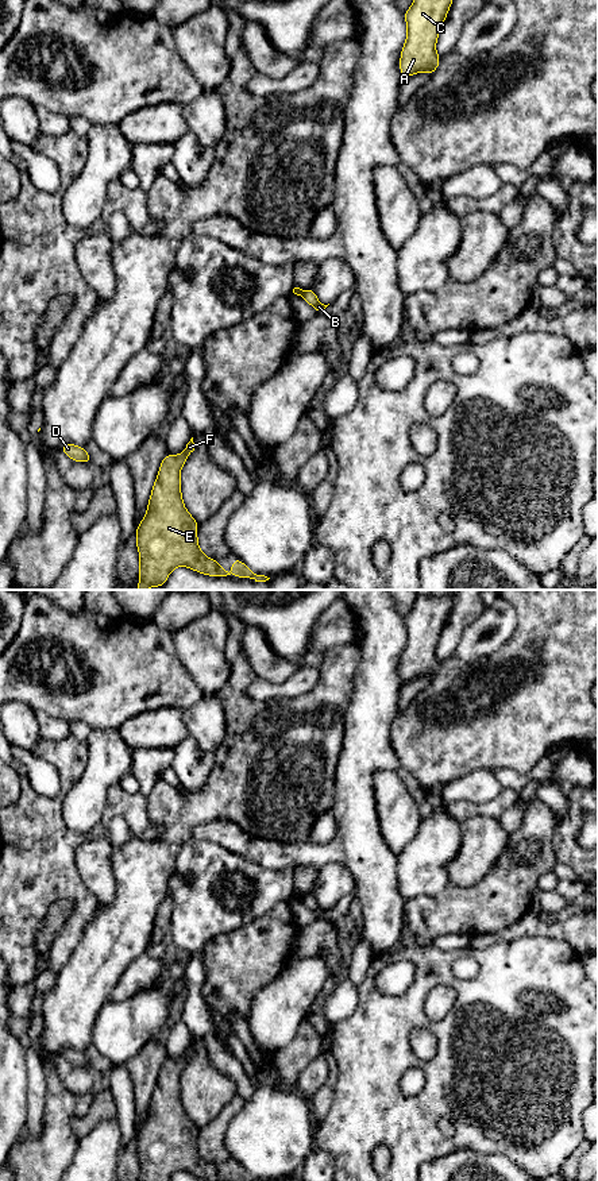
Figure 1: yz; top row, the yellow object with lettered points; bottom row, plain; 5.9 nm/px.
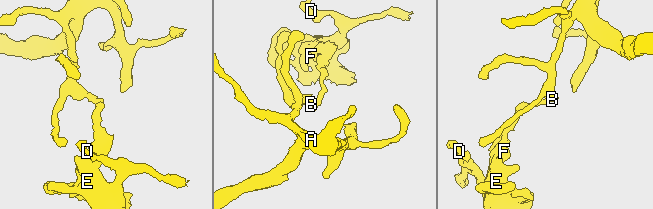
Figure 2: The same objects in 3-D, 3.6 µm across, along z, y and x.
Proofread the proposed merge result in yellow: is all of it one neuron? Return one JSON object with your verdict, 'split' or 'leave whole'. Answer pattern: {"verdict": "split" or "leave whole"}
{"verdict": "split"}

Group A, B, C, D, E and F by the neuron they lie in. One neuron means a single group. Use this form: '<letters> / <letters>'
A C / B D E F

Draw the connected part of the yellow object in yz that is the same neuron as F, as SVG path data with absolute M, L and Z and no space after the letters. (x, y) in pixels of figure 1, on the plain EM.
M193 1042L180 1060L167 1058L161 1066L158 1081L153 1089L147 1118L136 1132L136 1153L139 1157L139 1181L169 1181L175 1172L188 1172L208 1181L265 1181L252 1178L240 1165L232 1165L232 1176L225 1176L217 1165L204 1159L198 1151L198 1127L186 1115L181 1097L181 1073L194 1055Z

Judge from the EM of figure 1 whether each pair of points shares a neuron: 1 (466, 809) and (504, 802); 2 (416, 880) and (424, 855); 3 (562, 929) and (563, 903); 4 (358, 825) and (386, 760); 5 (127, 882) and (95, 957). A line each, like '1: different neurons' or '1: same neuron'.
1: same neuron
2: same neuron
3: different neurons
4: same neuron
5: same neuron

